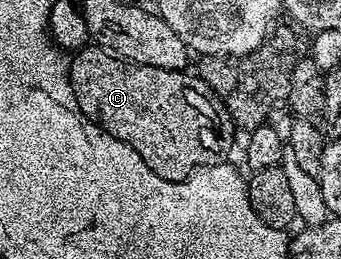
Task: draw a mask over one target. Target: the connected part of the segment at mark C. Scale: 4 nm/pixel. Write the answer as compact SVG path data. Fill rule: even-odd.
M89 44L72 55L69 63L69 87L73 90L73 98L77 102L77 109L80 110L89 121L97 123L97 125L102 126L111 136L115 136L119 140L123 140L131 148L135 148L135 152L139 152L143 164L147 164L147 168L151 168L151 172L155 172L163 180L180 182L182 178L188 178L194 170L199 169L201 166L217 166L230 157L228 155L229 145L233 142L233 130L235 131L233 117L230 116L227 107L219 100L217 93L214 92L203 79L198 78L196 73L186 72L185 70L151 68L143 64L127 62L124 58L117 57L116 54L102 50L101 47L96 44Z

